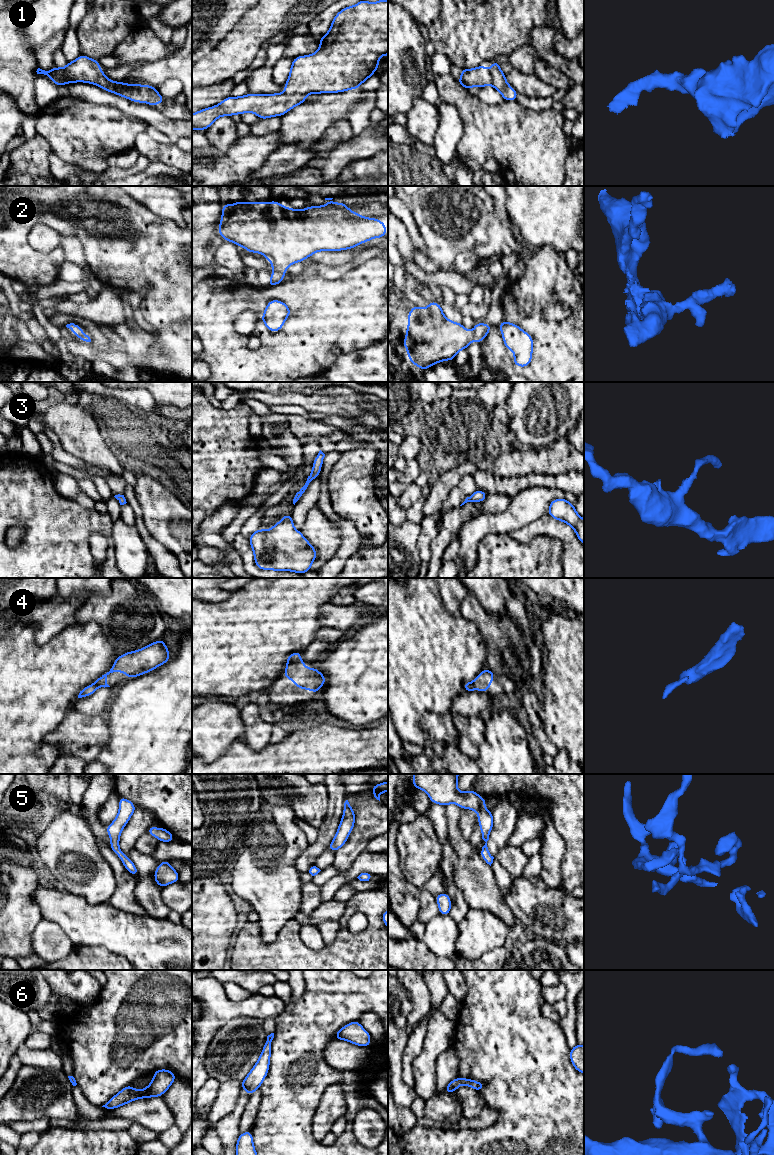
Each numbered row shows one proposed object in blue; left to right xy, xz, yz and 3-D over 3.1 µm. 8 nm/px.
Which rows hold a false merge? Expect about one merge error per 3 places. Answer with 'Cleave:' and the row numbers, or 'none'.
Cleave: none

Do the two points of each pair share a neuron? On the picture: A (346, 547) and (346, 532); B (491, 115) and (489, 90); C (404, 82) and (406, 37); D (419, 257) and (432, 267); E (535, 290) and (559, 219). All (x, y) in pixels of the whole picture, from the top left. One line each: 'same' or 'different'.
A: same
B: different
C: same
D: same
E: different

